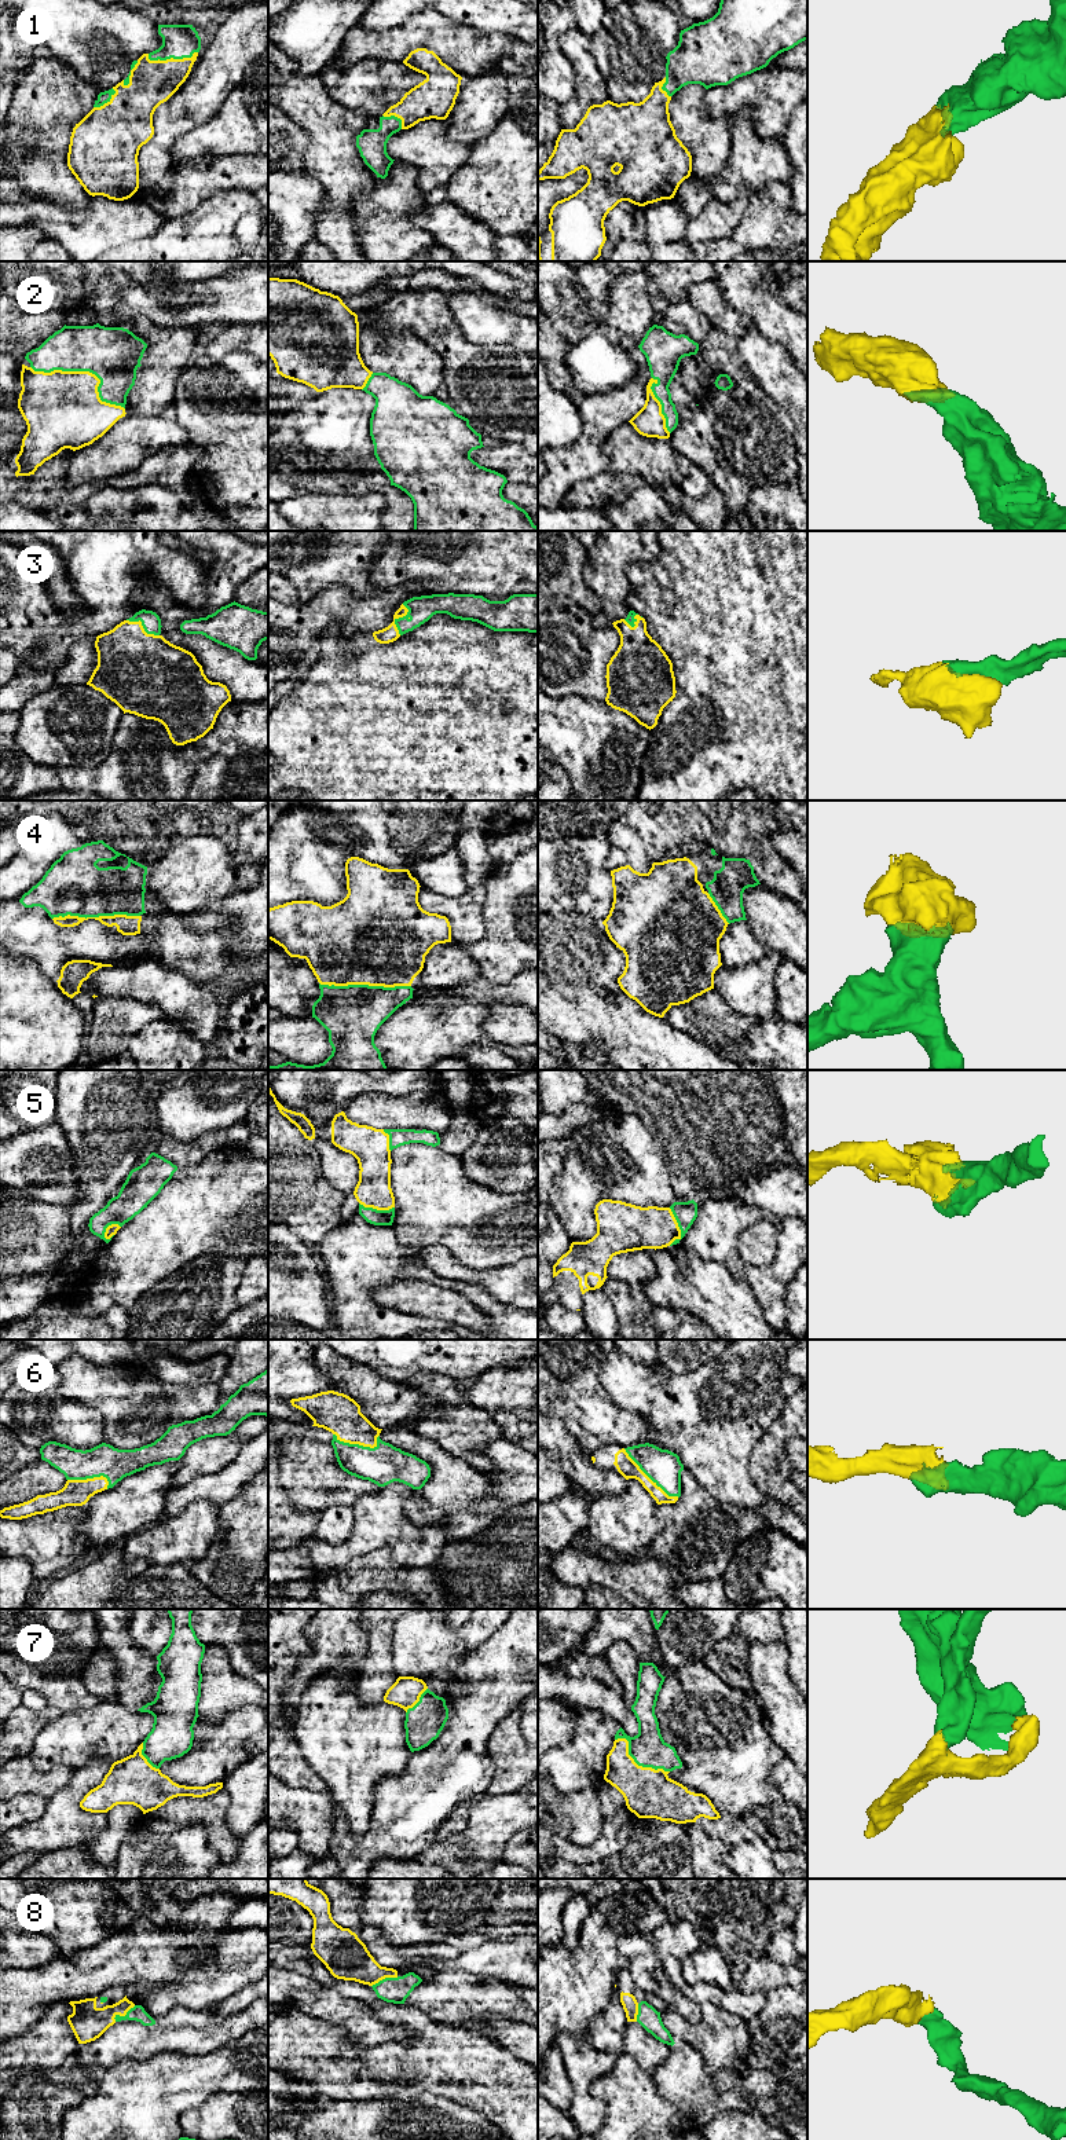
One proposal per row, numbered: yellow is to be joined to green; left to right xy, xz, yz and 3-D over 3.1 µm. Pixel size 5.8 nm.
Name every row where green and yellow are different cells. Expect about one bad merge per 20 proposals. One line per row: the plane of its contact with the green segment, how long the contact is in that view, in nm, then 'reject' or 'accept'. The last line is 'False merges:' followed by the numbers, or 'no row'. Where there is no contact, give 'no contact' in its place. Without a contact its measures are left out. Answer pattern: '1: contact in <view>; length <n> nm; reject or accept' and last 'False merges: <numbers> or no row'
1: contact in xy; length 300 nm; accept
2: contact in xy; length 600 nm; accept
3: contact in xy; length 220 nm; accept
4: contact in xz; length 550 nm; accept
5: contact in yz; length 220 nm; accept
6: contact in yz; length 440 nm; accept
7: contact in yz; length 380 nm; accept
8: contact in xy; length 160 nm; accept
False merges: no row

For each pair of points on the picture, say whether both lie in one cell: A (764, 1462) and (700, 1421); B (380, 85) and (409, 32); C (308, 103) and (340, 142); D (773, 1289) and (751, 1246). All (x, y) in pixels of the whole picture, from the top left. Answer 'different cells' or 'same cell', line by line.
A: different cells
B: different cells
C: same cell
D: different cells

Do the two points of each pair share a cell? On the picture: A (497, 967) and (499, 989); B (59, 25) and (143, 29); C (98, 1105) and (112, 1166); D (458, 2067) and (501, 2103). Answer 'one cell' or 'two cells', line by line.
A: two cells
B: one cell
C: one cell
D: one cell

